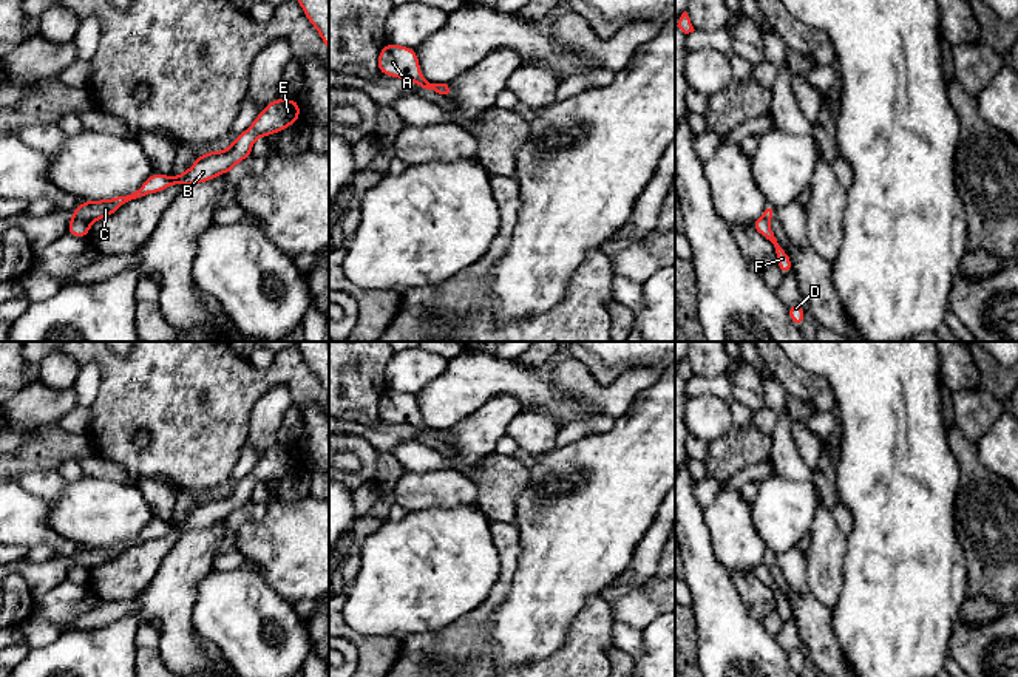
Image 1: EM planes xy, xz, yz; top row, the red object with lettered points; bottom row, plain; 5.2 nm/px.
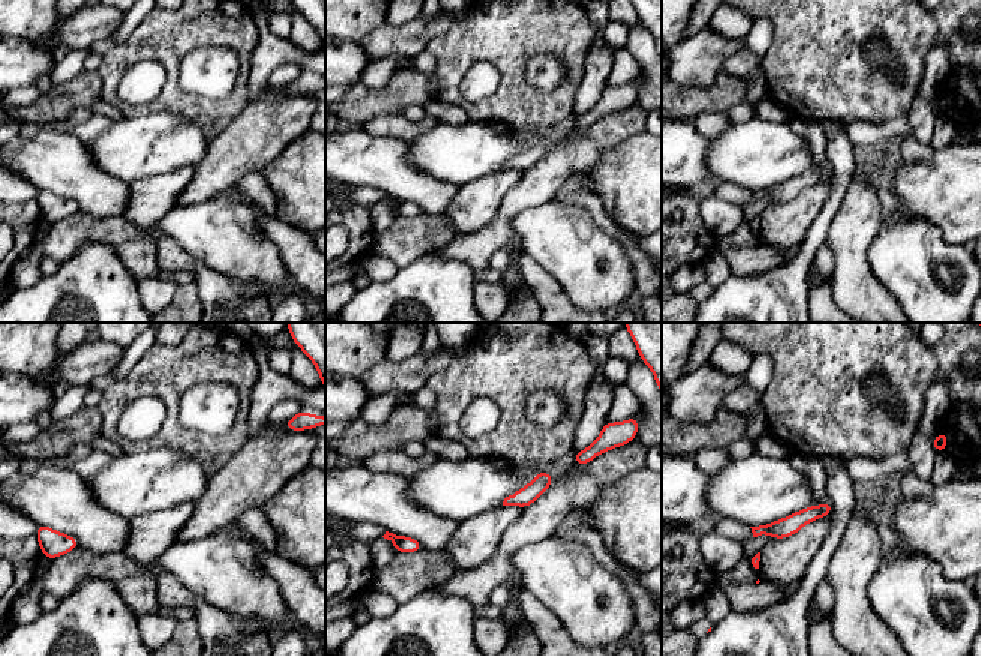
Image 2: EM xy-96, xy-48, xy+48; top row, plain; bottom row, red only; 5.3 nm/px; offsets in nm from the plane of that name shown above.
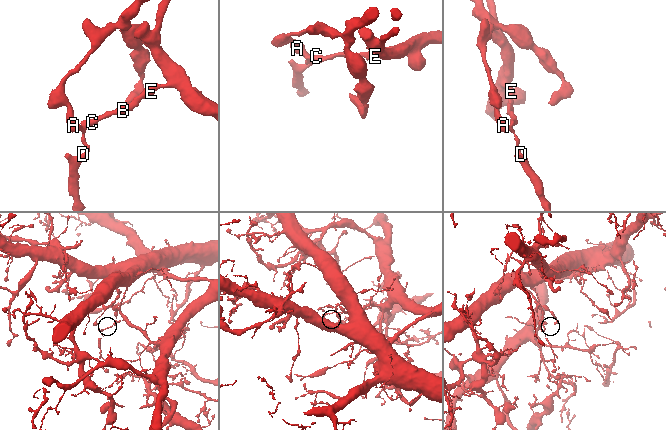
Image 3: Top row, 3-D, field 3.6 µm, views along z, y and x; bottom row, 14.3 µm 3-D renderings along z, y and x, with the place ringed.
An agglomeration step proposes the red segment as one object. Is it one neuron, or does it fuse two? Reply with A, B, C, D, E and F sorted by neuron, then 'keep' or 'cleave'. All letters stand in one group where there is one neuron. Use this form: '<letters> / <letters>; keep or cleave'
A D F / B C E; cleave

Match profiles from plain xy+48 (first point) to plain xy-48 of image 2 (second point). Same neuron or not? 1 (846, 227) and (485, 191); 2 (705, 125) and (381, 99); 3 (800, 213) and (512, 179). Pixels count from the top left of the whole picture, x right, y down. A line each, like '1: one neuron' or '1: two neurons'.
1: two neurons
2: two neurons
3: one neuron

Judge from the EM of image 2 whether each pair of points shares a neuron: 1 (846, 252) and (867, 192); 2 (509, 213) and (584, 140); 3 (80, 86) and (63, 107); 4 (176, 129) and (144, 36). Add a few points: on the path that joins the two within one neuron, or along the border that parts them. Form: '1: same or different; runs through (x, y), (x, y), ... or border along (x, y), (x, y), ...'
1: same; runs through (849, 237), (861, 207)
2: same; runs through (527, 195), (566, 158)
3: same; runs through (75, 90), (63, 102)
4: different; border along (135, 116), (174, 111), (203, 123)

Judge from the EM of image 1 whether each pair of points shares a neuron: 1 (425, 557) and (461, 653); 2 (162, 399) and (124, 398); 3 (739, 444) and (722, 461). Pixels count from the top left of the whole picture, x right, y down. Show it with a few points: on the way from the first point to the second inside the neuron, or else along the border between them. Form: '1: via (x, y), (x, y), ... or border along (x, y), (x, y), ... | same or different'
1: border along (481, 603), (442, 628), (414, 632) | different
2: via (153, 398), (133, 398) | same
3: via (734, 449), (726, 456) | same

